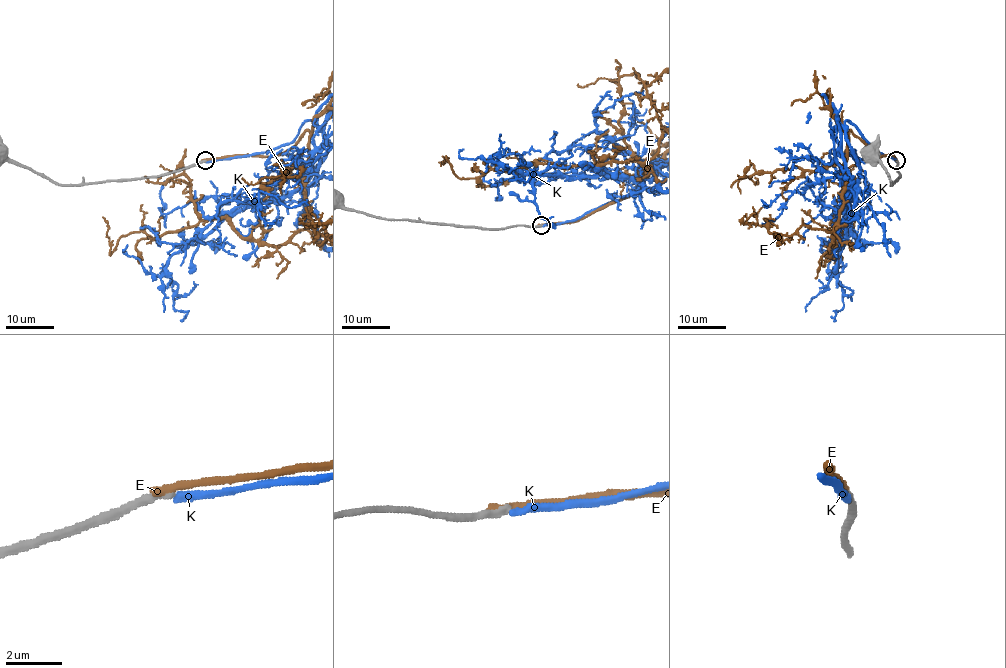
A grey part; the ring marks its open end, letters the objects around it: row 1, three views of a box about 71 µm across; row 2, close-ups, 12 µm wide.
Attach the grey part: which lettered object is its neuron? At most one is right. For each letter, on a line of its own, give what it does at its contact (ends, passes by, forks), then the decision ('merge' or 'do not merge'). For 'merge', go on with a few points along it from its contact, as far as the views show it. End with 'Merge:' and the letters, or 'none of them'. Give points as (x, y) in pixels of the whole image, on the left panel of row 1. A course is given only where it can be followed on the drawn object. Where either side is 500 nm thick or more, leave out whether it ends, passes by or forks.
E: it ends there; do not merge
K: it ends there; do not merge
Merge: none of them

